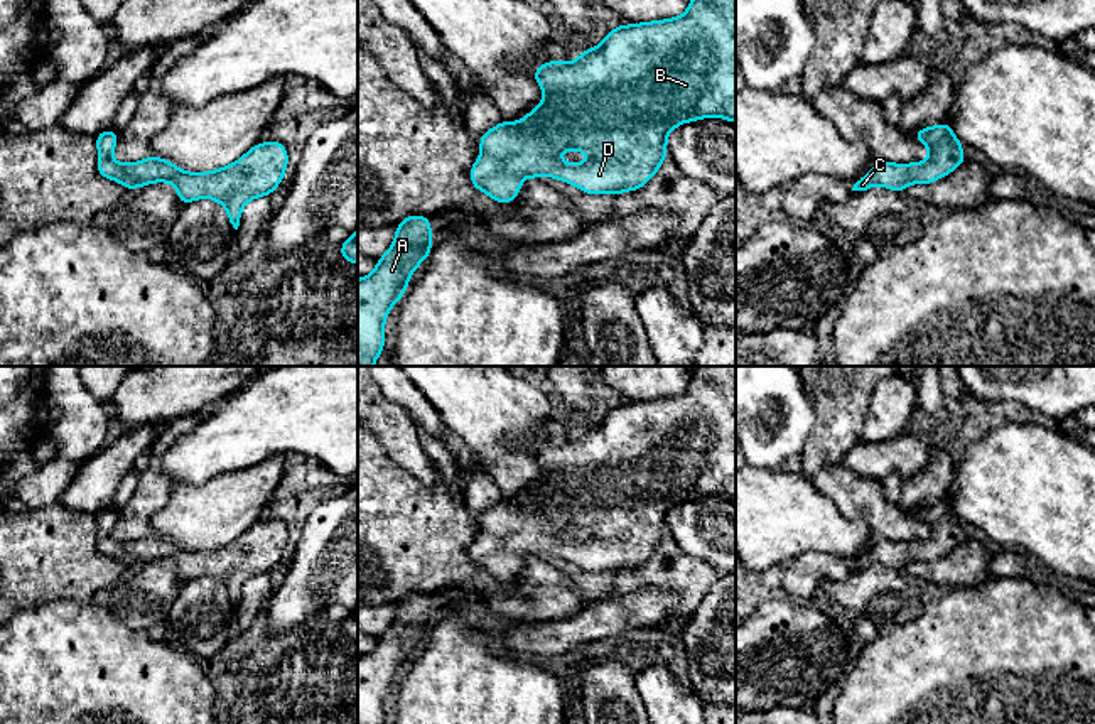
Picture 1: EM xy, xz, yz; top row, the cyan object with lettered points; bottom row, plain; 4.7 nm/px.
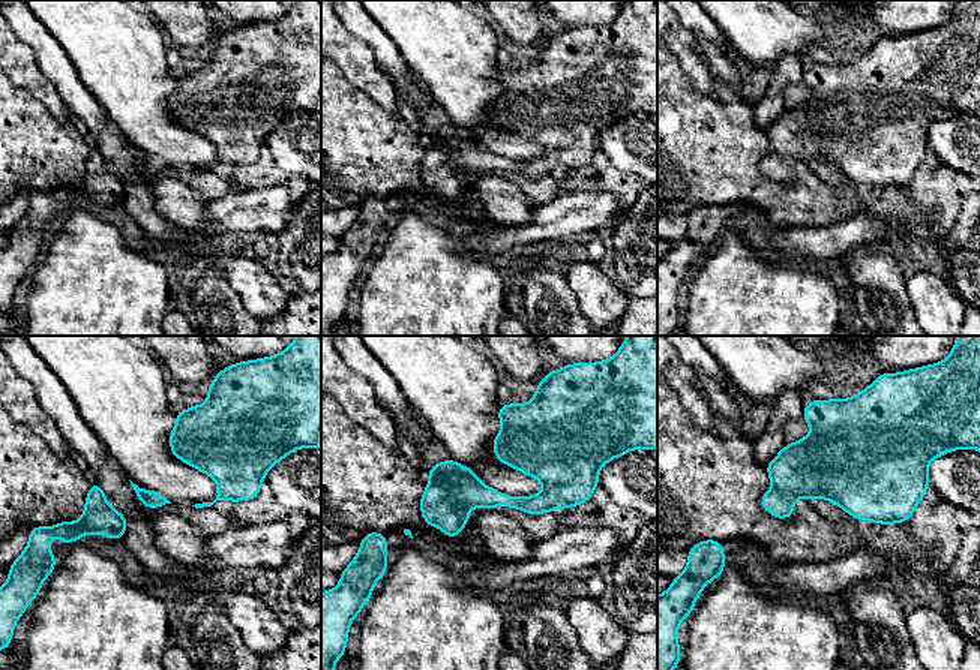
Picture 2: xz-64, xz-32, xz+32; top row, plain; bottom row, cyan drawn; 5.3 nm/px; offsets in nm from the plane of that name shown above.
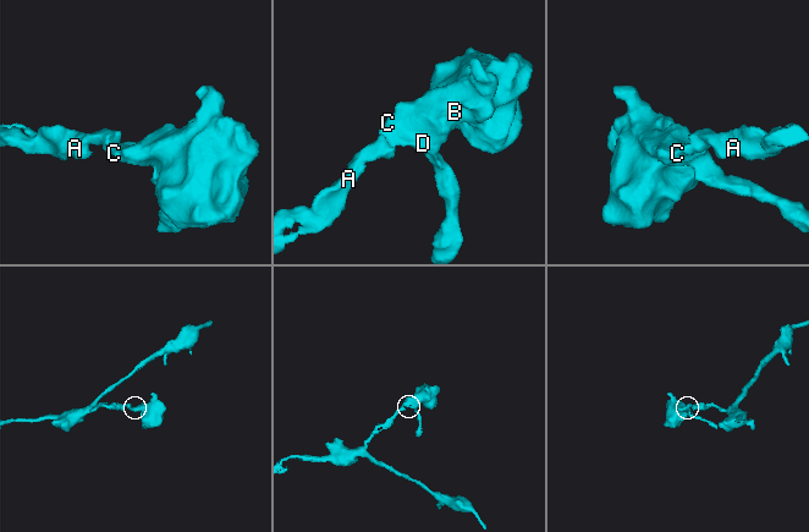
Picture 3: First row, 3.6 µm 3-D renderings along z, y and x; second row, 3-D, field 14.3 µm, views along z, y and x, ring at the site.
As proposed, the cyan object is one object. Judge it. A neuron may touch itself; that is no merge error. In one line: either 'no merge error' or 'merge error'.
no merge error

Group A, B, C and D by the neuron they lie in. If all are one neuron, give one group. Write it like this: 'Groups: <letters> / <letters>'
Groups: A B C D

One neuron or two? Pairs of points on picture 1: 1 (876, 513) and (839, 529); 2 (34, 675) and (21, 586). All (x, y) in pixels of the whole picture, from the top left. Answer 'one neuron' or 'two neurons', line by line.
1: two neurons
2: two neurons

